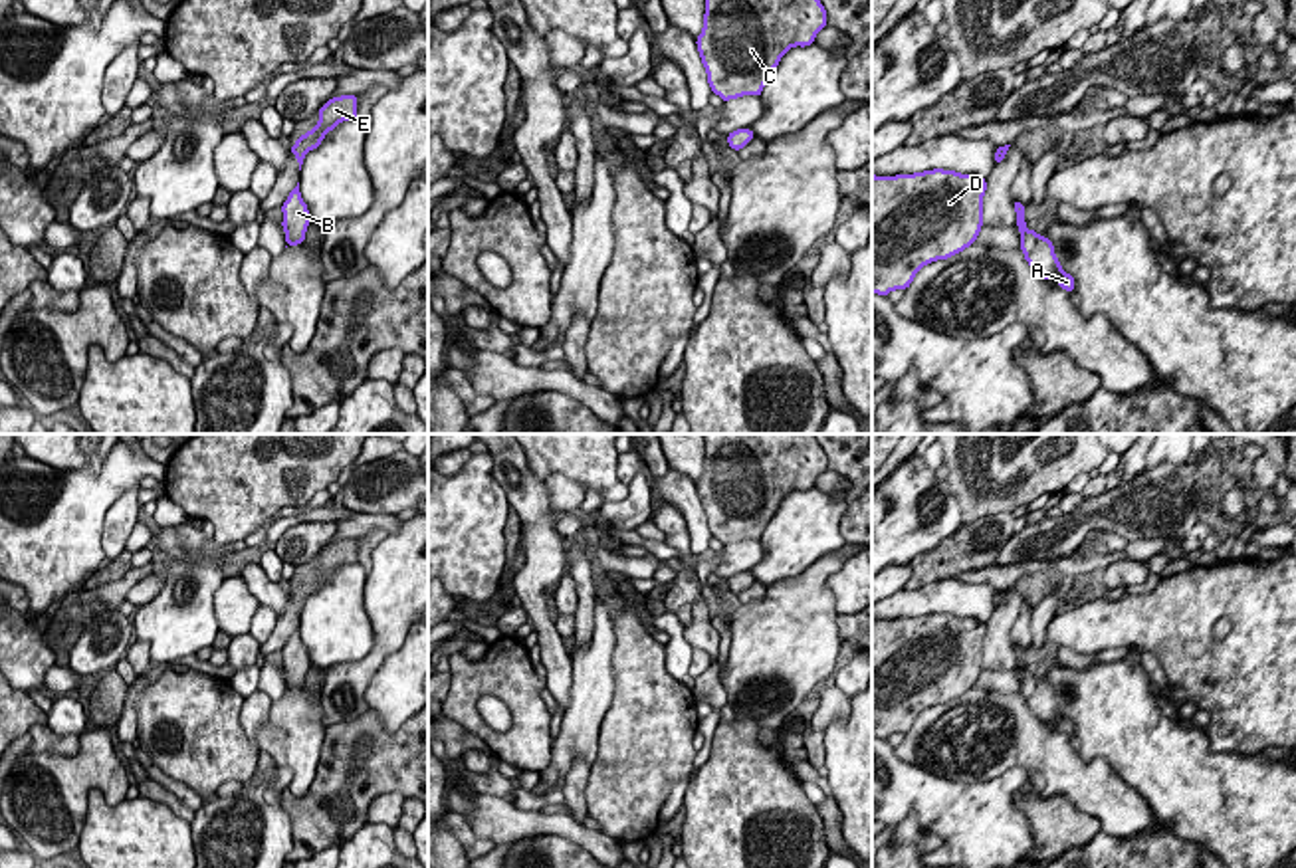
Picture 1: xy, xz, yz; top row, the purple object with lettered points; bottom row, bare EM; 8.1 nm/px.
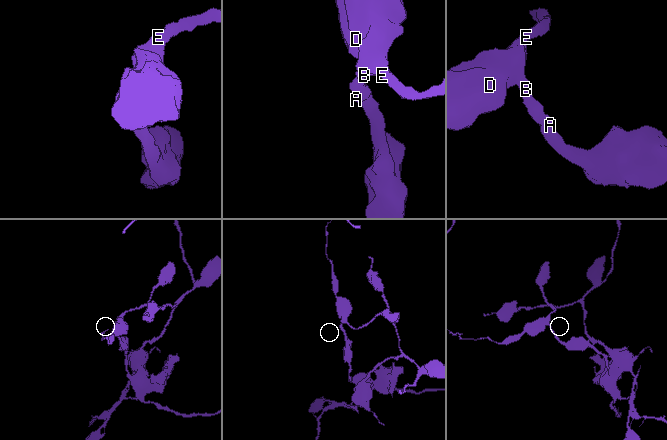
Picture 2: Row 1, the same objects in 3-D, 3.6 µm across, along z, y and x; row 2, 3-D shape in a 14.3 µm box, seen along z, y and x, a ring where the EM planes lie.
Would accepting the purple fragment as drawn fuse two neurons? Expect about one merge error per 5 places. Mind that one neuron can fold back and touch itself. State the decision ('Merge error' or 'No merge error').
No merge error

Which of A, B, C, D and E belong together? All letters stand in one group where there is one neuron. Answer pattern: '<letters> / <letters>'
A B C D E

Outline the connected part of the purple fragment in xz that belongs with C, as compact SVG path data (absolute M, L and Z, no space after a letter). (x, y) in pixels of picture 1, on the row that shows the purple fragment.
M705 0L703 30L698 52L707 71L707 83L725 101L757 95L773 75L779 59L795 46L814 44L828 26L820 0Z

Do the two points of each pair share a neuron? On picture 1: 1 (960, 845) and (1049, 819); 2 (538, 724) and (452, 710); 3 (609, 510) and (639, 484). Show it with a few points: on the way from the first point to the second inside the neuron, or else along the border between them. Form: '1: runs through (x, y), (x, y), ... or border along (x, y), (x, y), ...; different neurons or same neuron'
1: border along (1019, 787), (1013, 803), (1029, 821), (1033, 847); different neurons
2: runs through (516, 740), (494, 740), (474, 722); same neuron
3: runs through (619, 510), (639, 494); same neuron

